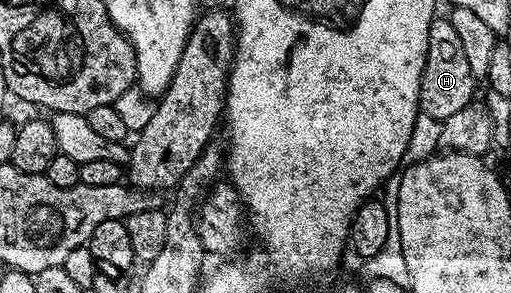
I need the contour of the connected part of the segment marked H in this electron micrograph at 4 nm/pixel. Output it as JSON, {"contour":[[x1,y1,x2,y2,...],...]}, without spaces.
{"contour":[[435,17,428,29,428,53,418,94,419,112,440,120,452,117,452,113,464,109,475,98,474,87,476,80,472,77,472,69,468,69,460,36,456,34,456,29,452,29,449,18]]}

